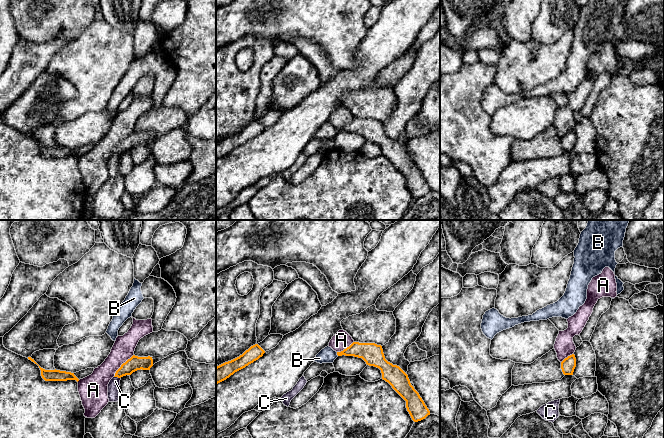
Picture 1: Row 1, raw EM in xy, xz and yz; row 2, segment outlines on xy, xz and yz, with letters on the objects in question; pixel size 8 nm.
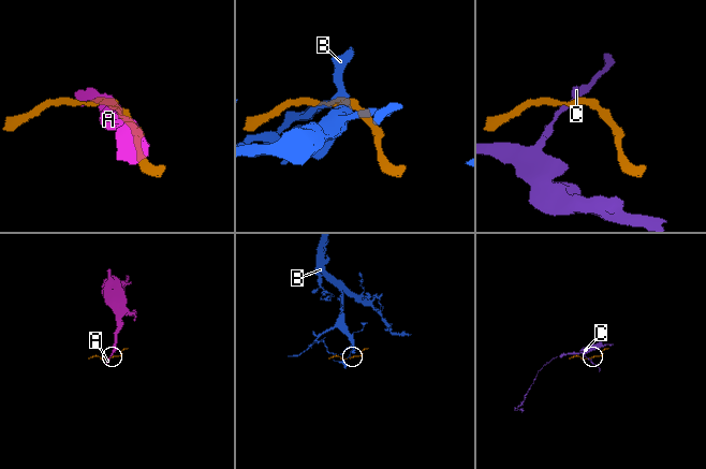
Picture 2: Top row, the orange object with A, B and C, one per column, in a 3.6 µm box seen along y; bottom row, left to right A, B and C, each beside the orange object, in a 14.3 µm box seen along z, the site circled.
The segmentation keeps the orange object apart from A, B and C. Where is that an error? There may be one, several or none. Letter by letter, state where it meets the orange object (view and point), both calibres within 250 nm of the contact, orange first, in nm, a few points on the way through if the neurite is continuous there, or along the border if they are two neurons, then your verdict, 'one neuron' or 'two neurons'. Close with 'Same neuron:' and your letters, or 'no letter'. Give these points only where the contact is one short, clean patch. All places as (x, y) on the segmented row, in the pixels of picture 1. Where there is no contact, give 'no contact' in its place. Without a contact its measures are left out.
A: contact xy (121, 365); calibres 120 and 180 nm; border xy (133, 354), (113, 376); two neurons
B: contact xz (337, 354); calibres 150 and 130 nm; border xz (336, 352), (338, 355); two neurons
C: contact xy (117, 376); calibres 120 and 100 nm; border xy (114, 376), (120, 378); two neurons
Same neuron: no letter

